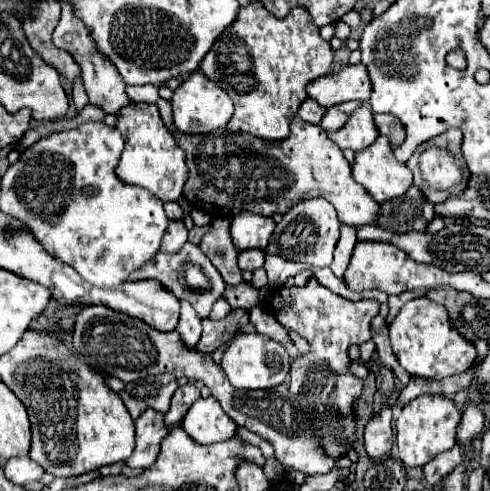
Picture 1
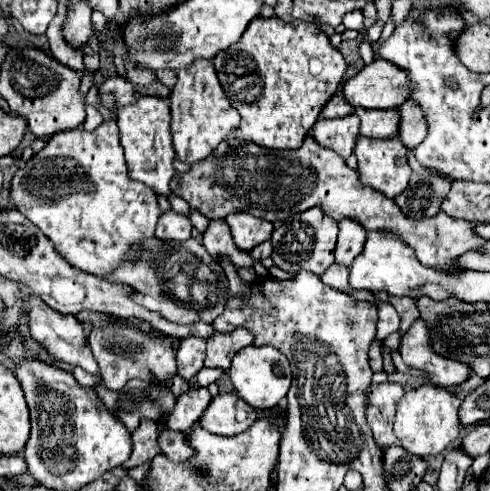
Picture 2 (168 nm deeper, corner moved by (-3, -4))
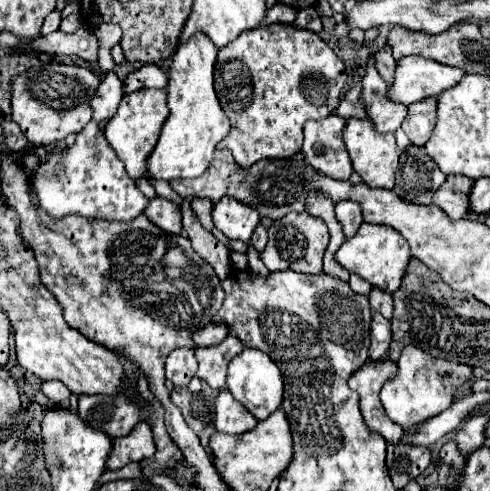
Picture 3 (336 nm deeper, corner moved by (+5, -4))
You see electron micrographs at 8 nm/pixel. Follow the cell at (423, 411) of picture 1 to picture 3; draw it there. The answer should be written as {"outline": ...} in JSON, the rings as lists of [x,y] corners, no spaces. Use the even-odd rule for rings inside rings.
{"outline":[[[406,346],[402,350],[402,356],[398,360],[398,374],[392,382],[384,384],[380,390],[380,402],[392,422],[402,426],[404,430],[412,430],[426,422],[428,418],[438,416],[446,408],[450,408],[454,390],[468,382],[472,378],[472,368],[452,364],[448,360],[432,358],[424,350],[418,350],[416,346]]]}

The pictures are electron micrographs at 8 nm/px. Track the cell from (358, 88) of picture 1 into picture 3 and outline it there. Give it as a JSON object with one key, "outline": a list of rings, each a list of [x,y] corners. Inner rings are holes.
{"outline":[[[404,56],[396,62],[394,82],[388,88],[388,100],[396,104],[412,104],[430,96],[436,96],[440,90],[450,88],[460,82],[466,72],[460,68],[448,68],[434,60],[420,56]]]}

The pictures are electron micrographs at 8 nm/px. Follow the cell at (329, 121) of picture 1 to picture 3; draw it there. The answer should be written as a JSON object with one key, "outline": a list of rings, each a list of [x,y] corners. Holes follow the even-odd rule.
{"outline":[[[330,114],[328,118],[304,124],[304,146],[302,152],[318,172],[332,178],[348,180],[352,174],[352,162],[342,140],[346,120]]]}

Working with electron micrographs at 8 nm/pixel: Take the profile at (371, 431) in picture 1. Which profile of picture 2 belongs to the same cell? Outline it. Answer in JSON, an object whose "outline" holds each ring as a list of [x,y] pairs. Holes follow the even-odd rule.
{"outline":[[[392,382],[370,384],[366,390],[366,396],[368,396],[366,420],[374,432],[376,444],[382,448],[400,444],[400,440],[396,440],[396,434],[392,430],[392,420],[396,412],[396,402],[404,396],[402,386]]]}

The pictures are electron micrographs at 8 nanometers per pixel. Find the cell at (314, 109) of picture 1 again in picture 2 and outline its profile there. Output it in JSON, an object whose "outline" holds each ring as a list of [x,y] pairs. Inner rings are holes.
{"outline":[[[340,92],[340,94],[336,94],[326,106],[324,106],[324,110],[322,110],[322,118],[342,118],[342,116],[350,116],[350,114],[354,114],[354,106],[352,104],[348,104],[346,100],[344,100],[344,94]]]}

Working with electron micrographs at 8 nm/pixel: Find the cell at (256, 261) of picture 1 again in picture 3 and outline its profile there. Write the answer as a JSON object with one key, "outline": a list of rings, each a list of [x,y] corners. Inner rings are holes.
{"outline":[[[260,224],[260,226],[256,228],[256,232],[252,234],[250,244],[252,244],[258,252],[262,252],[262,250],[264,250],[264,246],[266,246],[266,228],[264,228],[262,224]]]}

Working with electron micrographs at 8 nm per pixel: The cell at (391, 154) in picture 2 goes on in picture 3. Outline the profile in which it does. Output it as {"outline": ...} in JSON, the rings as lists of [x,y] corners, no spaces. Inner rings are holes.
{"outline":[[[352,118],[346,122],[346,128],[344,128],[344,144],[348,148],[354,170],[360,174],[360,178],[368,186],[386,188],[386,190],[394,188],[394,178],[396,178],[398,158],[400,158],[394,134],[376,134],[376,130],[368,118],[364,118],[364,120]]]}

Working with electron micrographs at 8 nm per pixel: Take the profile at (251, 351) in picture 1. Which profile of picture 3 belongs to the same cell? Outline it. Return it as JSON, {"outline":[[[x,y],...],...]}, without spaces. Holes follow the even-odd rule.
{"outline":[[[244,348],[228,364],[226,388],[230,390],[232,396],[236,396],[236,400],[240,400],[240,404],[252,416],[256,416],[256,420],[262,420],[262,418],[270,416],[274,410],[278,410],[278,406],[282,402],[284,382],[282,382],[282,374],[280,374],[278,366],[270,360],[270,356],[266,356],[264,352],[260,352],[256,348]]]}

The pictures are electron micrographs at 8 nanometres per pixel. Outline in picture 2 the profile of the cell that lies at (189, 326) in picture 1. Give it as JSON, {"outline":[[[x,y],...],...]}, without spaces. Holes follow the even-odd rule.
{"outline":[[[184,338],[180,342],[180,348],[176,352],[176,362],[178,362],[178,376],[182,376],[186,382],[190,382],[200,368],[204,366],[204,356],[206,356],[206,342],[200,338]]]}

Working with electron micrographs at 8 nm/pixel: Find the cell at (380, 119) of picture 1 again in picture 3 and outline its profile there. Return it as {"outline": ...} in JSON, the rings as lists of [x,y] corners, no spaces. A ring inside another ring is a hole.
{"outline":[[[426,98],[408,106],[408,116],[402,122],[402,130],[412,144],[424,146],[436,124],[436,98]]]}

